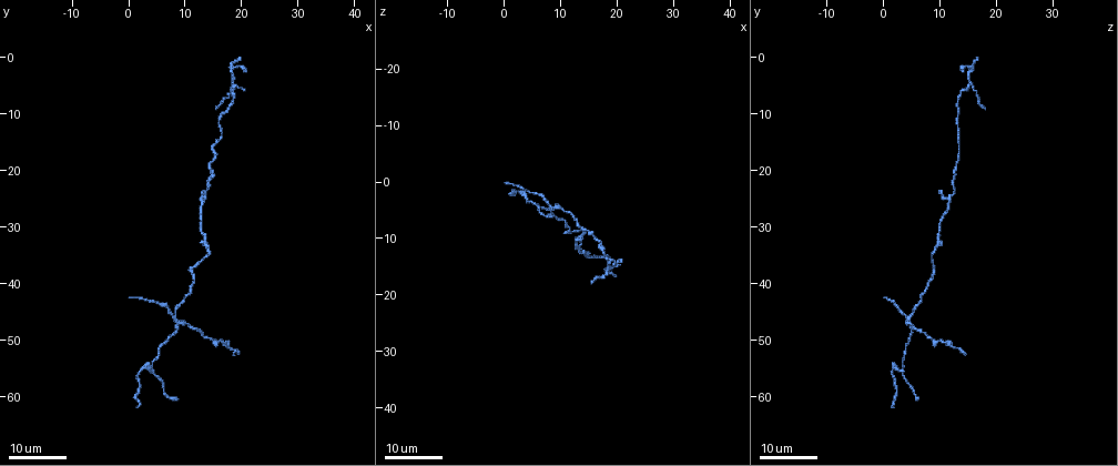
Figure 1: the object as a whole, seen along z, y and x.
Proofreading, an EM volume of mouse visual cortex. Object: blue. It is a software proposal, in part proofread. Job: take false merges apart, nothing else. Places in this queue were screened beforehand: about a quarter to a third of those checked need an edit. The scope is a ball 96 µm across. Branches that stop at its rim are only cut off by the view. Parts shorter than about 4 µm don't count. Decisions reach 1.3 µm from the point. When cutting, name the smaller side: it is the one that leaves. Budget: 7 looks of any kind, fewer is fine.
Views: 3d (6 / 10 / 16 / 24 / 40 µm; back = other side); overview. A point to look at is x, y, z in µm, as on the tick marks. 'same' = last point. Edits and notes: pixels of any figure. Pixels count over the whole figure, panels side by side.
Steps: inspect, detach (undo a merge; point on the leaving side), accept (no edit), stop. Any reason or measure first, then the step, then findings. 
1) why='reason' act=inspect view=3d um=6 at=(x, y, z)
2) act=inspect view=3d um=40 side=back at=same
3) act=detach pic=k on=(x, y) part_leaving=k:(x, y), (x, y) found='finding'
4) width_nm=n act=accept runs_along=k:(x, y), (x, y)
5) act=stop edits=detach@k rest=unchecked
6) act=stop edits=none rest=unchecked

act=inspect view=3d um=24 at=(13.5, 32.5, 10.0)

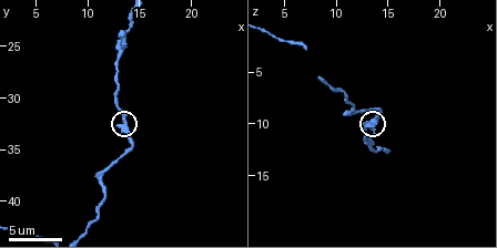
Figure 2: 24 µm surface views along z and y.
why='closer look' act=inspect view=3d um=10 at=(13.8, 32.6, 10.0)

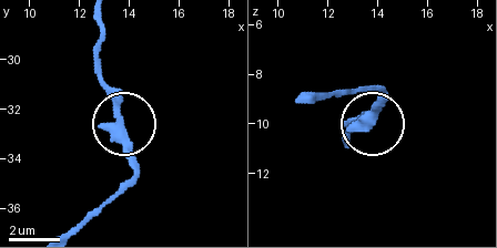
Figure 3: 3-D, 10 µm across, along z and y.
act=accept runs_along=3:(114, 127), (114, 96), (95, 48) found='continuous, no second cell'

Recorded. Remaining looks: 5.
act=inspect view=3d um=24 at=(18.5, 4.5, 15.5)

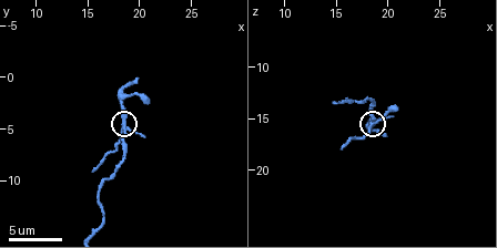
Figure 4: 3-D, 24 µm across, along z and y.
why='closer look' act=inspect view=3d um=10 at=same

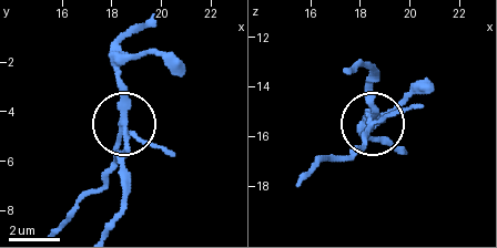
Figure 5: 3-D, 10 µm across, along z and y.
act=detach pic=5 on=(143, 141) part_leaving=5:(119, 110), (114, 164), (62, 228) found='two cells meet here'

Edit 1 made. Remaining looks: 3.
act=inspect view=overview

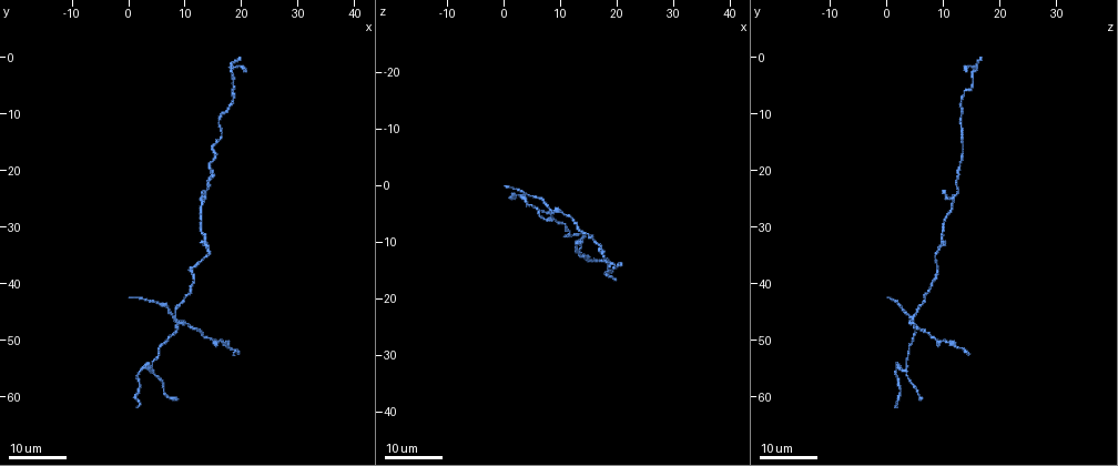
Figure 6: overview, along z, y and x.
why='small branch off a trunk' act=inspect view=3d um=24 at=(8.5, 46.5, 4.5)

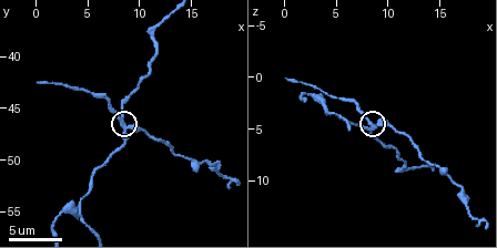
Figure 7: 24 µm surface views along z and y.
act=inspect view=3d um=10 at=(8.2, 46.2, 4.6)

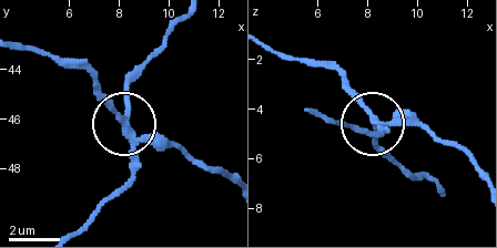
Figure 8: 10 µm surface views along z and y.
act=detach pic=8 on=(163, 147) part_leaving=8:(129, 133), (178, 144), (229, 174) found='a second cell is stuck on'

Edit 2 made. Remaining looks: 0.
act=stop edits=detach@5,detach@8 rest=unchecked

